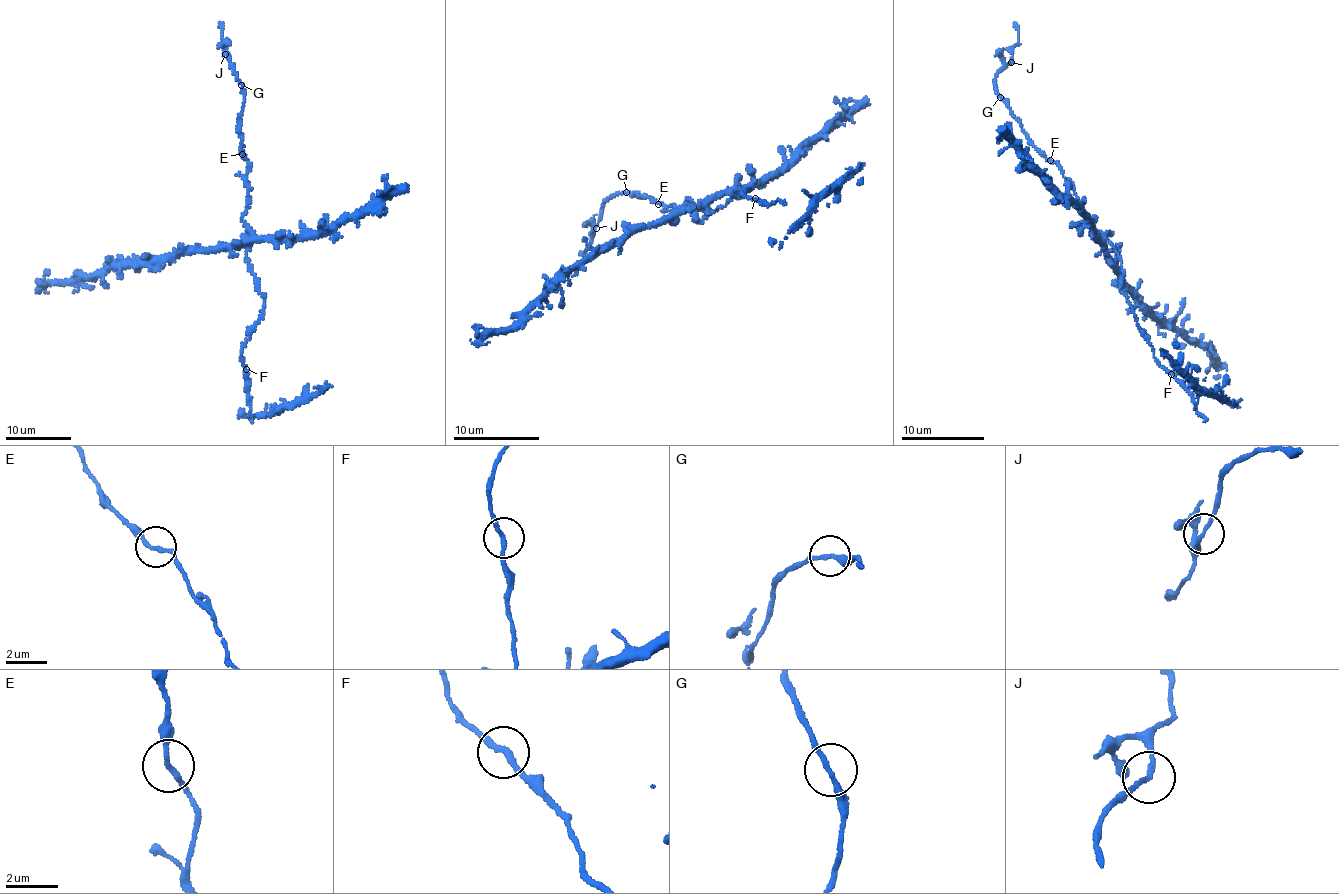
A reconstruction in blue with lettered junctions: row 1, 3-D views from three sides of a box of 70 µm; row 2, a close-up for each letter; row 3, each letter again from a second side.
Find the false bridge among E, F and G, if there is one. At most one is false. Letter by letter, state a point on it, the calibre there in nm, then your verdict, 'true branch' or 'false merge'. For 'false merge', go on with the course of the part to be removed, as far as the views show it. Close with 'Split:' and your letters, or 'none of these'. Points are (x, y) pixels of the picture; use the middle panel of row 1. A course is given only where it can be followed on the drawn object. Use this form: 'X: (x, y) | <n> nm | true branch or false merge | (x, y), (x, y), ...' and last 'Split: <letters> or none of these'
E: (658, 204) | 190 nm | true branch
F: (755, 198) | 200 nm | true branch
G: (626, 192) | 200 nm | true branch
Split: none of these

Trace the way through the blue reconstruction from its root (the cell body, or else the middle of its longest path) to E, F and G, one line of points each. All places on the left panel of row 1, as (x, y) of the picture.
E: (249, 265), (247, 254), (251, 237), (242, 219), (248, 204), (248, 166), (242, 154)
F: (249, 265), (265, 305), (262, 318), (243, 345), (241, 358), (246, 369)
G: (249, 265), (247, 254), (251, 237), (242, 219), (247, 210), (249, 186), (239, 119), (243, 96), (241, 85)

